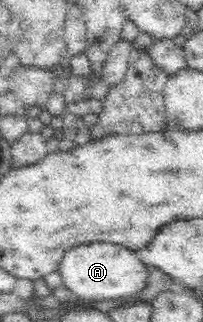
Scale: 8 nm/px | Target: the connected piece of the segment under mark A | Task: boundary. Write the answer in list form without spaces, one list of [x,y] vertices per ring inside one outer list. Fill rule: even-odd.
[[[92,242],[72,248],[62,257],[59,271],[64,285],[78,297],[88,301],[134,300],[148,284],[148,268],[134,250],[114,242]]]

